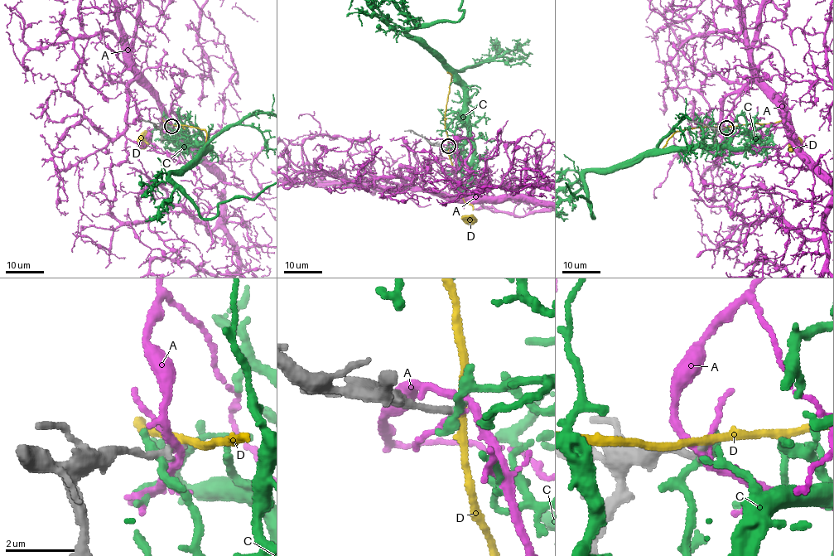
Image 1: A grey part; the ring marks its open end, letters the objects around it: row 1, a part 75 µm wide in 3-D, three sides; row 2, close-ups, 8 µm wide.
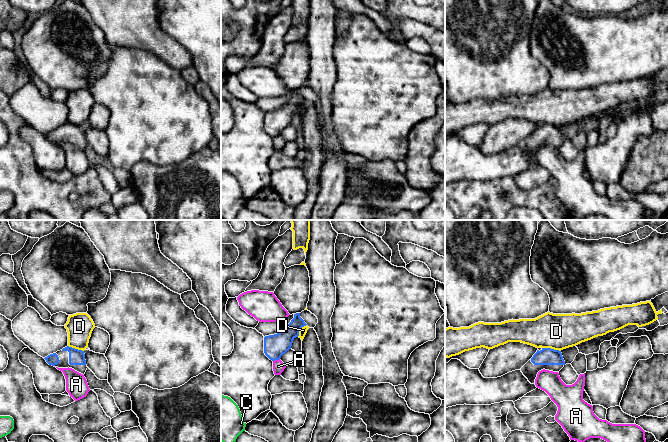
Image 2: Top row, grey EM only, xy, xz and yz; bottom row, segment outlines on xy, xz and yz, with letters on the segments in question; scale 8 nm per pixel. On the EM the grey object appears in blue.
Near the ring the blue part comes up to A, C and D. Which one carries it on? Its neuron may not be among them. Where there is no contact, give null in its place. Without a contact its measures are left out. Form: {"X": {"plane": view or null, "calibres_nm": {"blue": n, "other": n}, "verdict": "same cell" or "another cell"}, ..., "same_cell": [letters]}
{"A": {"plane": "xz", "calibres_nm": {"blue": 180, "other": 100}, "verdict": "another cell"}, "C": {"plane": null, "verdict": "another cell"}, "D": {"plane": "yz", "calibres_nm": {"blue": 140, "other": 280}, "verdict": "another cell"}, "same_cell": []}

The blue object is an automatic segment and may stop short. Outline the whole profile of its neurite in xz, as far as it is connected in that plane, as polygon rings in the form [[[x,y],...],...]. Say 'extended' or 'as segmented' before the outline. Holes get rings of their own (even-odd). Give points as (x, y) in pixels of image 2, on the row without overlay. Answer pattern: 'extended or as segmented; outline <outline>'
as segmented; outline [[[300,89],[294,90],[294,94],[282,107],[264,113],[265,131],[272,137],[279,136],[291,125],[293,116],[299,112],[300,105],[306,101]]]

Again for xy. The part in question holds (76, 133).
extended; outline [[[65,123],[56,129],[44,134],[49,141],[58,144],[72,144],[75,147],[85,150],[87,146],[84,127],[72,123]]]

